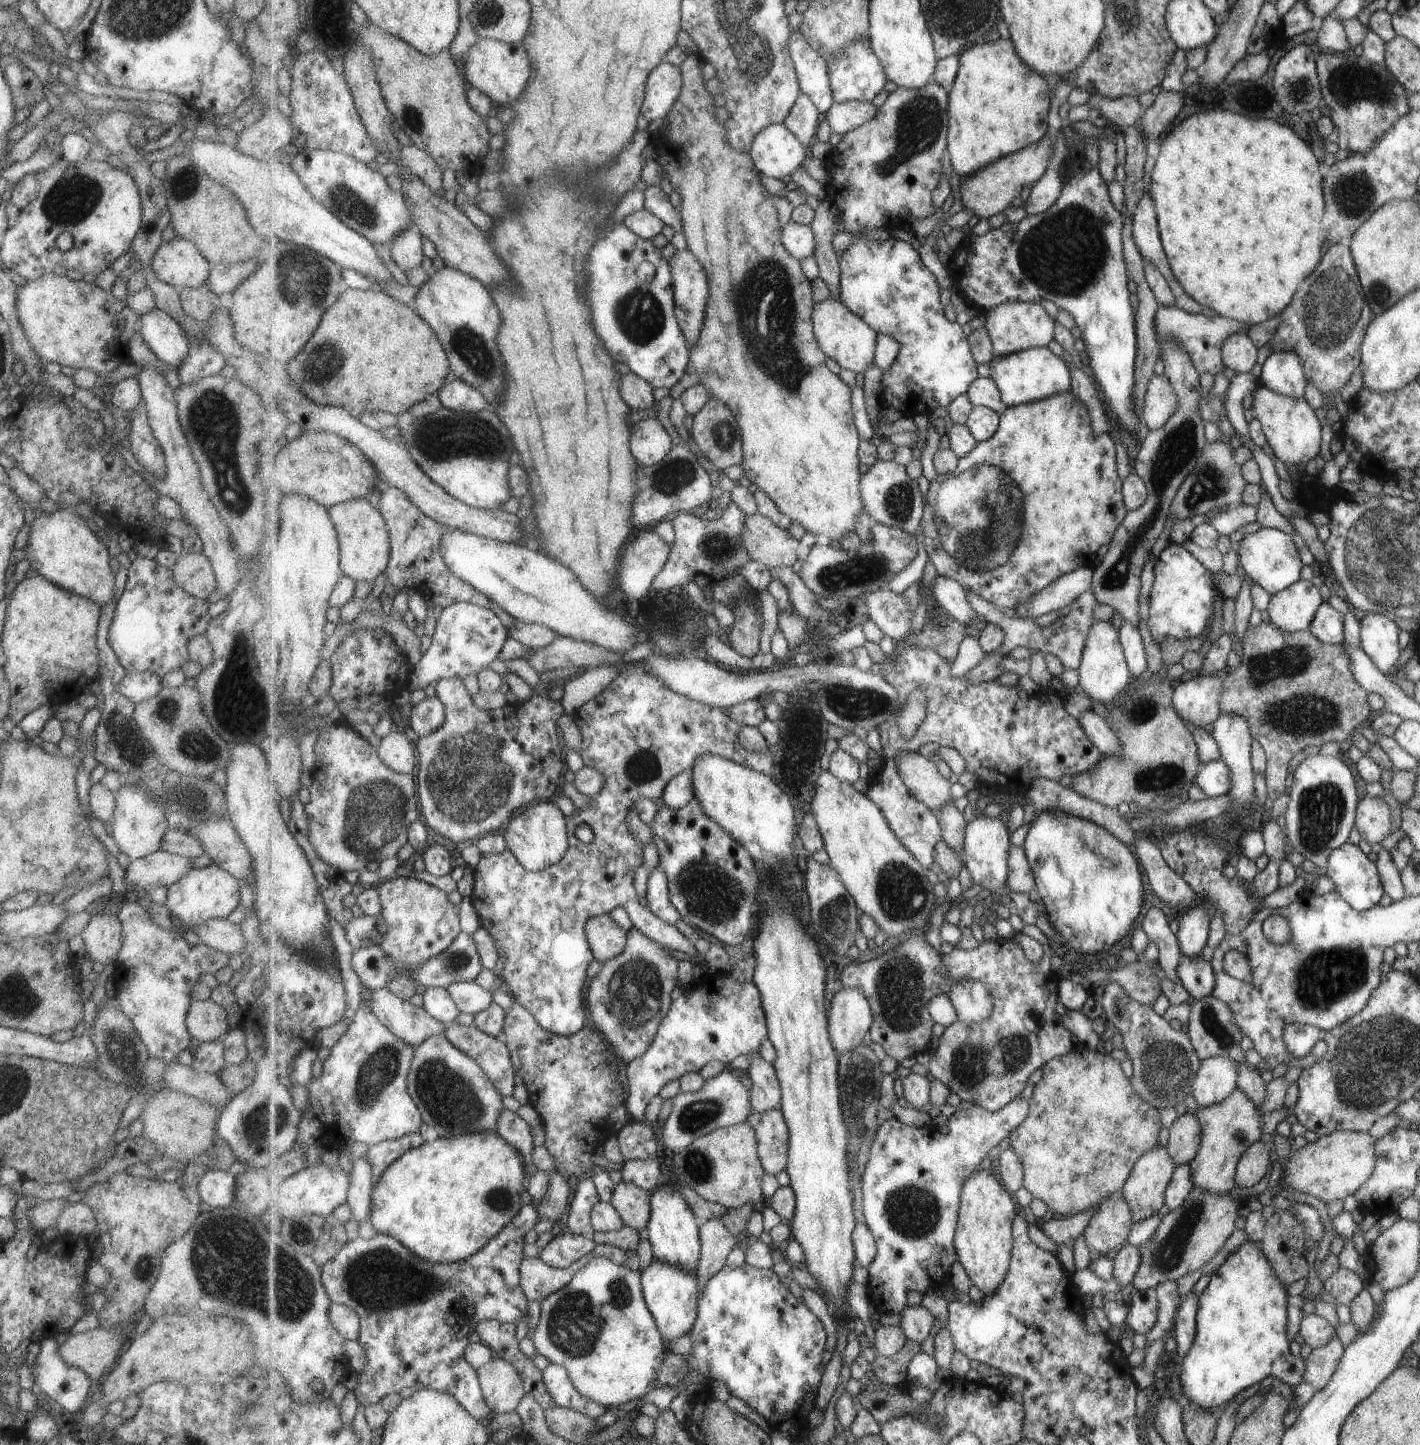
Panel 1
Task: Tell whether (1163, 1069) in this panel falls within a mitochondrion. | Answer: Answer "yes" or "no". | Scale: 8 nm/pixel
yes

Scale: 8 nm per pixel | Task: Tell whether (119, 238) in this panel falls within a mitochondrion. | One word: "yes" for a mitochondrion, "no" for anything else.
no

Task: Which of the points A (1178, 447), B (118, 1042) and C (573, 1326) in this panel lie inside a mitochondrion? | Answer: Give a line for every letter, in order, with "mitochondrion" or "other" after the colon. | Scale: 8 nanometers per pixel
A: mitochondrion
B: mitochondrion
C: mitochondrion

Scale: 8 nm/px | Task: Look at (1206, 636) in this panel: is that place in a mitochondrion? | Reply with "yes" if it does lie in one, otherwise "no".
no

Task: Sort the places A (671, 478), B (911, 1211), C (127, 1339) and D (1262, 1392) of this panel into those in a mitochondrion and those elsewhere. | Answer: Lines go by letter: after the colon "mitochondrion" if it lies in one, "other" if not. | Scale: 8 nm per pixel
A: mitochondrion
B: mitochondrion
C: other
D: other

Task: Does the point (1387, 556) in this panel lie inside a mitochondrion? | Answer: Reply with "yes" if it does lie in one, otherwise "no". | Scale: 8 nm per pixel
yes

